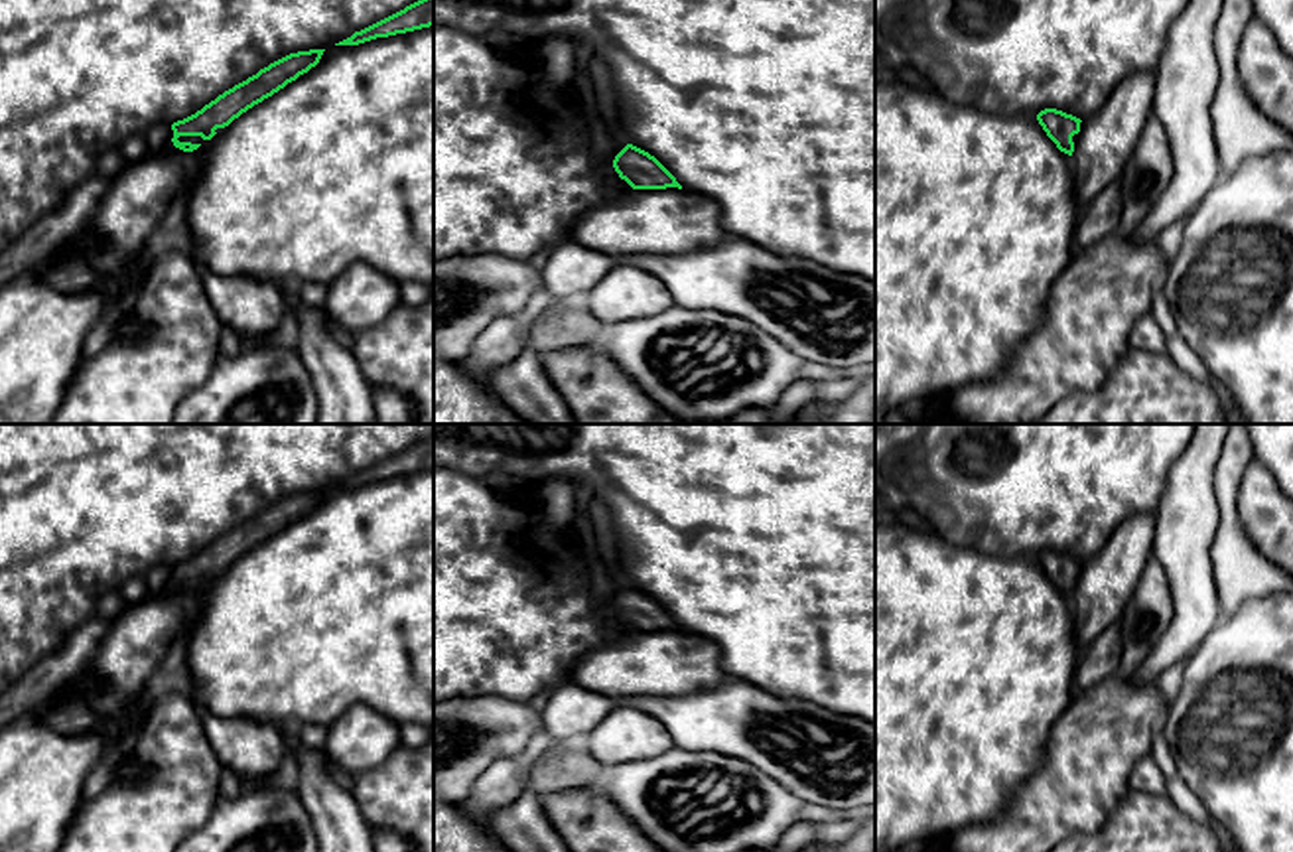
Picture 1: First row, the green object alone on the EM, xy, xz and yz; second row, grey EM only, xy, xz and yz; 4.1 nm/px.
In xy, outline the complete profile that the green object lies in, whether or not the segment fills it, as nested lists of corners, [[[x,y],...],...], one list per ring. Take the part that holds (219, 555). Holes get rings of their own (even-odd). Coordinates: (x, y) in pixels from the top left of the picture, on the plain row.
[[[309,491],[290,495],[256,517],[235,527],[233,531],[219,536],[215,542],[205,546],[195,556],[171,566],[173,588],[183,594],[193,594],[215,576],[223,574],[235,560],[272,538],[300,517],[307,515],[321,501],[325,491]]]

